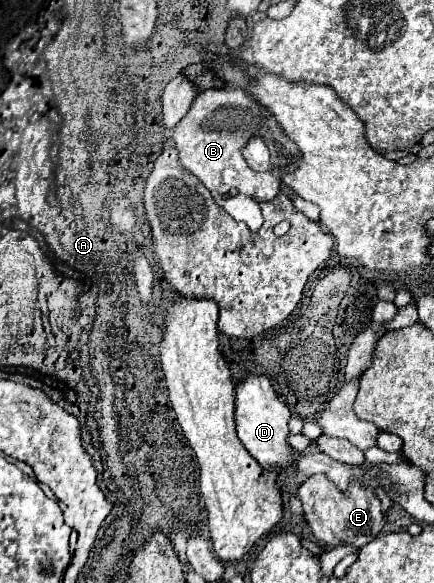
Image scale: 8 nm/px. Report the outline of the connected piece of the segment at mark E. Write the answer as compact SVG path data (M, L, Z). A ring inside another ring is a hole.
M315 475L299 487L297 495L303 503L307 525L311 527L315 539L325 547L353 545L359 549L373 541L385 525L381 501L371 489L359 487L359 483L353 483L345 493L341 493L329 479L323 479L323 475Z

